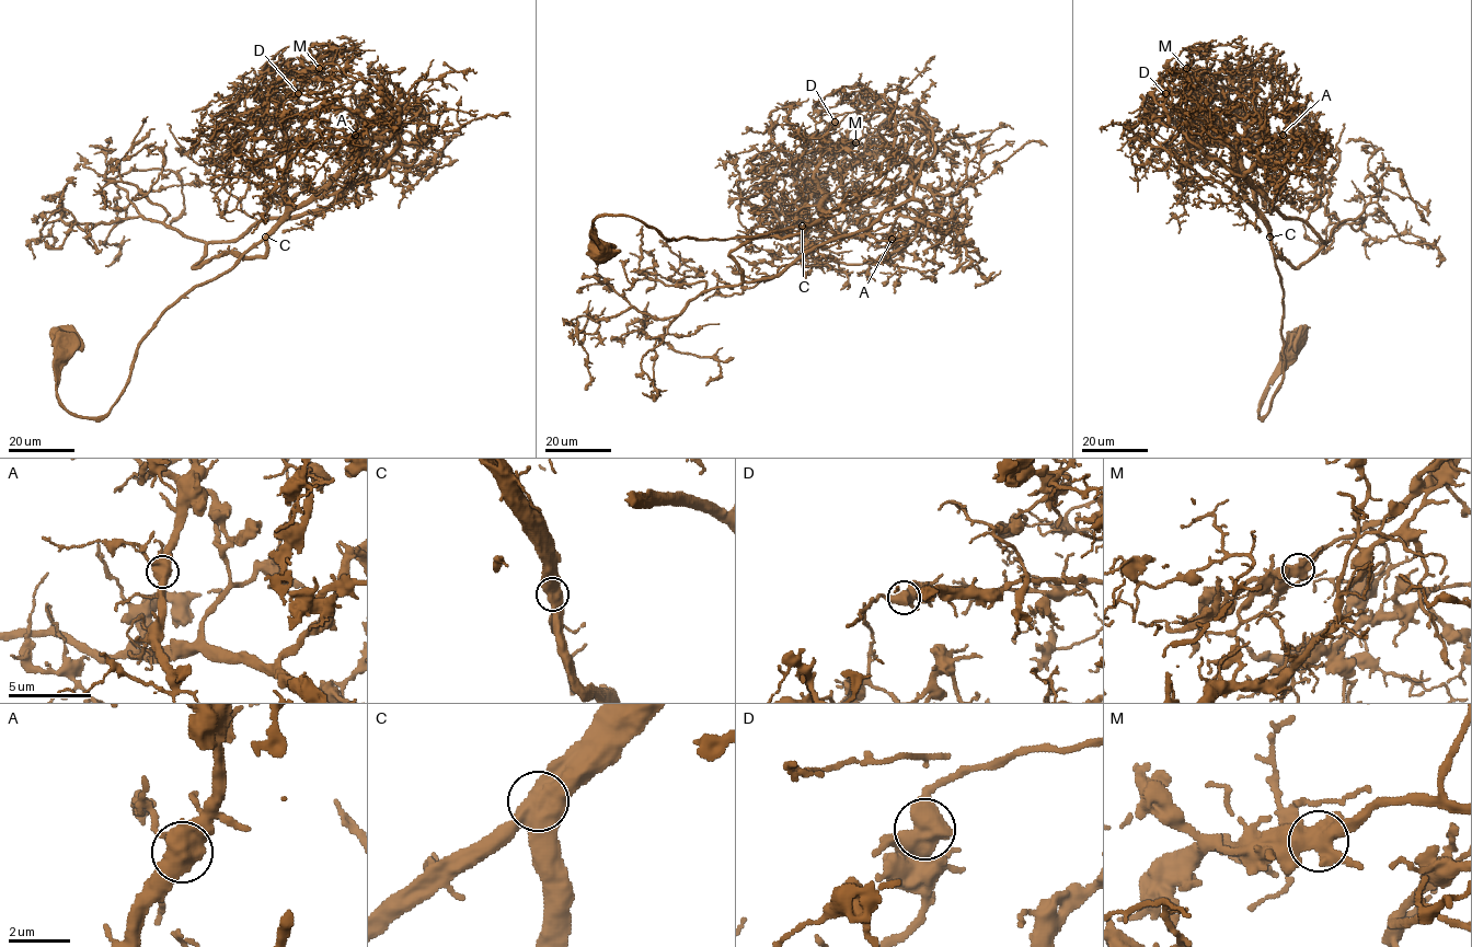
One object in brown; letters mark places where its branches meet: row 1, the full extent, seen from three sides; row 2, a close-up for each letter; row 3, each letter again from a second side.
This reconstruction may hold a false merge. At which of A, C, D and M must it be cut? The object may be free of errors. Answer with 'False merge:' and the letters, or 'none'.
False merge: none

